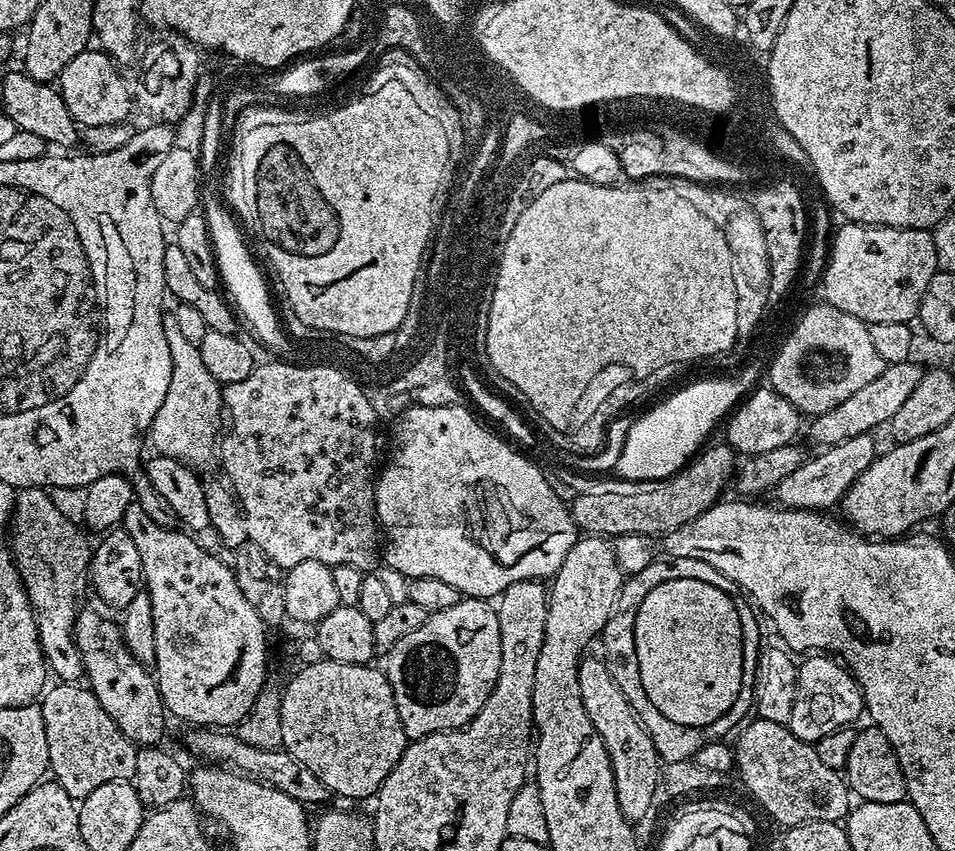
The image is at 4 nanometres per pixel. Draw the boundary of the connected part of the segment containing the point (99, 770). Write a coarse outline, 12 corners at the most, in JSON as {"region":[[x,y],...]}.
{"region":[[91,687],[39,701],[48,766],[72,799],[131,781],[137,745]]}

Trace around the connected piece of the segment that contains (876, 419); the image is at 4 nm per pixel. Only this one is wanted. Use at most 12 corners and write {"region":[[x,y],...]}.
{"region":[[912,358],[815,417],[816,446],[875,433],[924,374]]}

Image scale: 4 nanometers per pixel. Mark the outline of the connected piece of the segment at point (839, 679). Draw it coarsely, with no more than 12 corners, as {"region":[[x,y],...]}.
{"region":[[812,654],[796,673],[787,727],[816,741],[865,711],[839,659]]}

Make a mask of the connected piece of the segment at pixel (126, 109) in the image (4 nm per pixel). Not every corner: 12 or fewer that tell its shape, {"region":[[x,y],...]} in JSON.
{"region":[[79,52],[57,89],[82,128],[125,123],[134,108],[118,66]]}

